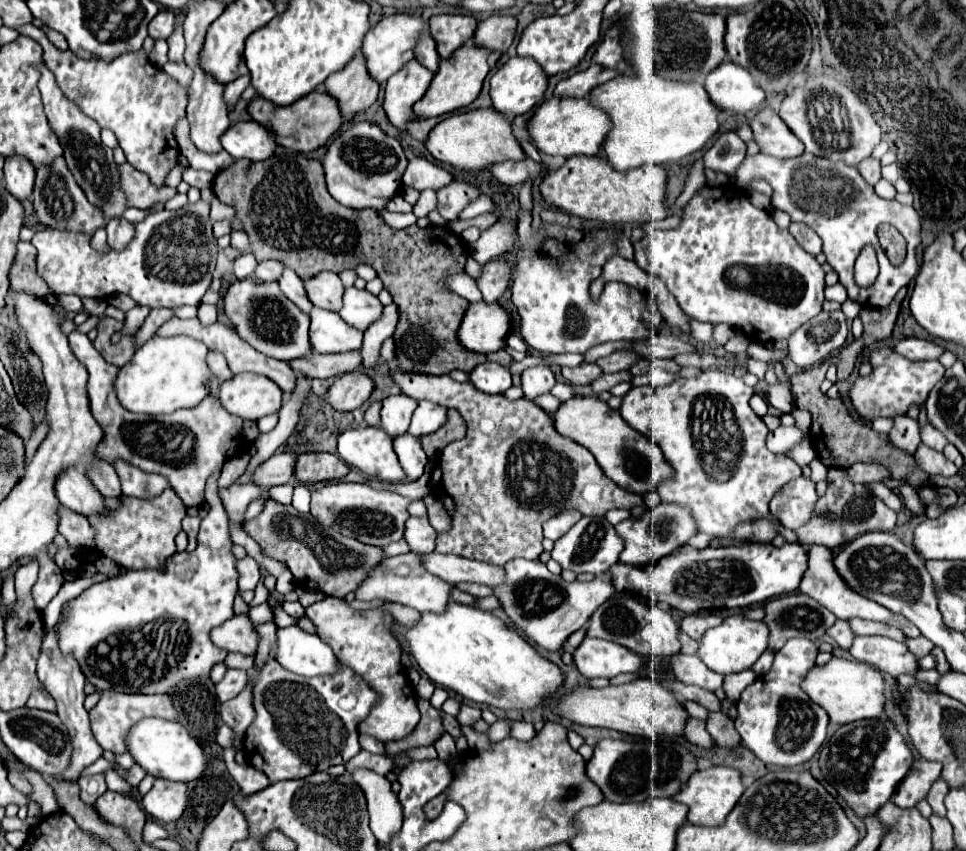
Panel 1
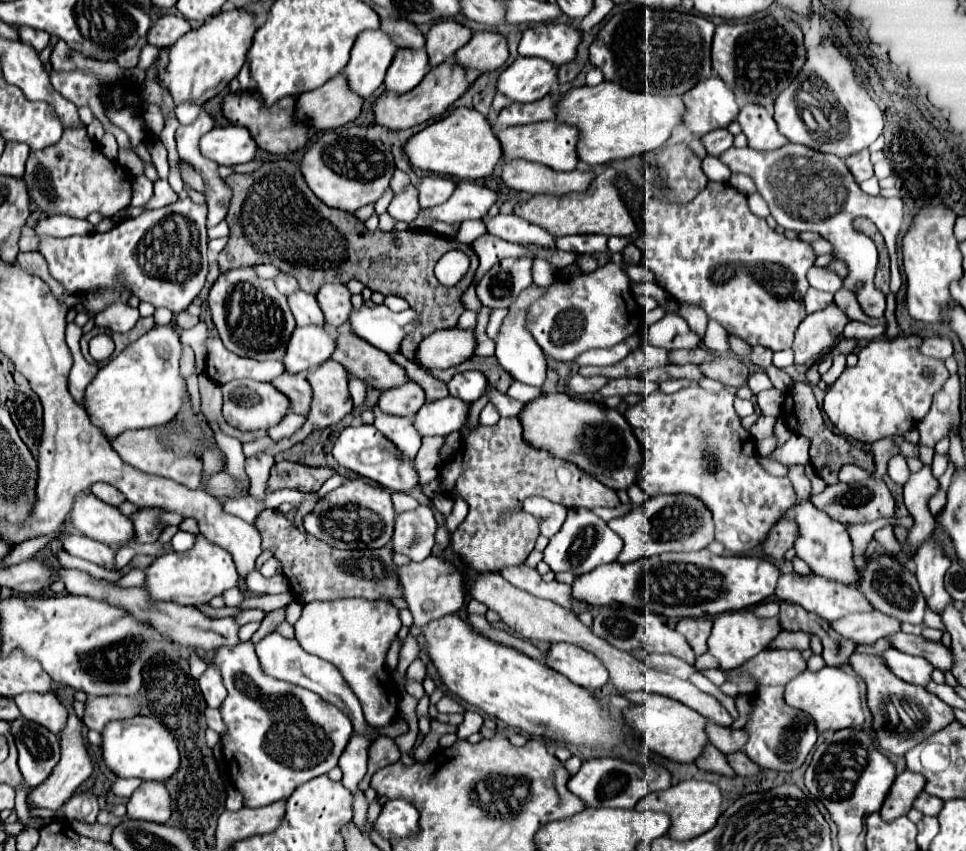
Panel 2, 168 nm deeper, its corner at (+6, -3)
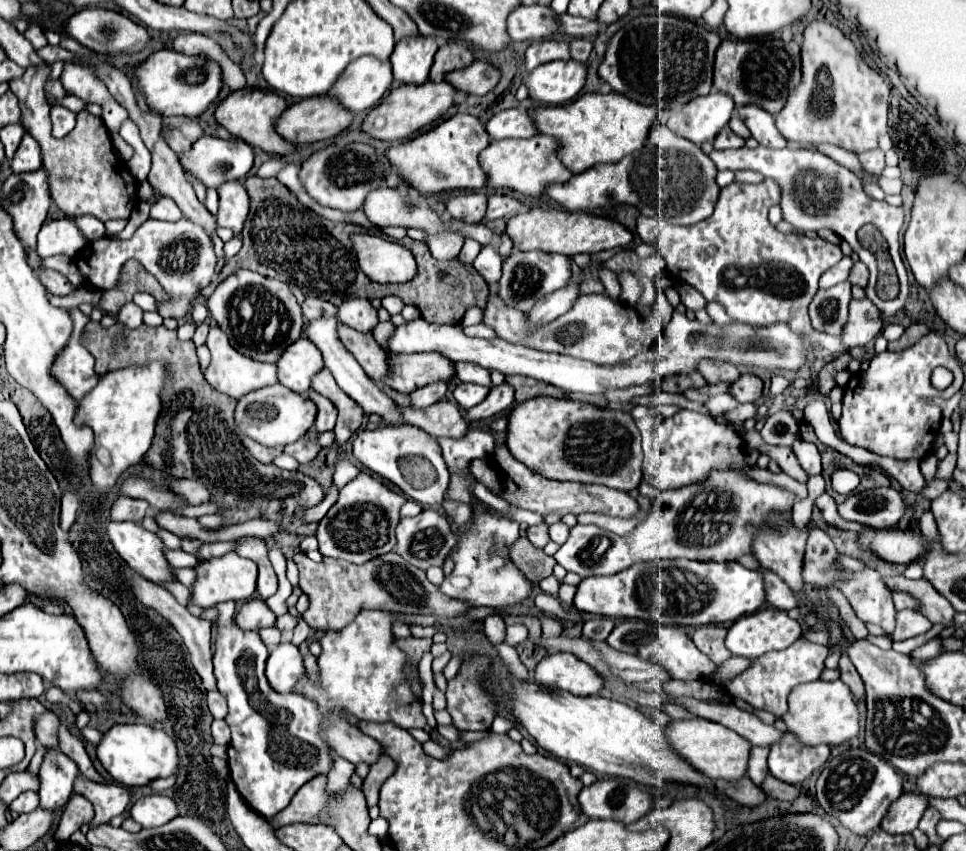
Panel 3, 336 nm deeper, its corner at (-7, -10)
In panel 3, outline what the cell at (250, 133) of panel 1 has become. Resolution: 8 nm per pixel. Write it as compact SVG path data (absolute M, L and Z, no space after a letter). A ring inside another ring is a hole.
M202 136L198 138L190 150L180 152L180 166L184 170L184 174L190 178L198 178L206 188L218 188L224 182L232 182L232 180L240 180L244 178L252 164L254 164L254 152L252 146L246 144L244 140L222 140L222 138L214 138L214 136Z

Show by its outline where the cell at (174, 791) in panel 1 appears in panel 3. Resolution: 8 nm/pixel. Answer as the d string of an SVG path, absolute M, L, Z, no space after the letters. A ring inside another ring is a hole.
M150 794L130 808L130 816L142 826L142 828L156 828L172 818L178 816L178 808L174 806L174 800L164 794Z

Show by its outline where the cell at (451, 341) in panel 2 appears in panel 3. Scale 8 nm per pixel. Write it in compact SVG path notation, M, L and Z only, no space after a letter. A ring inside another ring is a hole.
M438 352L422 354L388 354L388 376L386 386L396 392L410 394L436 380L452 380L454 368L446 356Z

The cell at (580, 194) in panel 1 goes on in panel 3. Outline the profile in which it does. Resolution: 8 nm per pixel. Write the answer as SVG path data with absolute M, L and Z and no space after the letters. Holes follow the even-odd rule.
M530 208L528 212L516 214L506 222L504 230L514 246L518 250L542 250L542 252L558 252L566 256L574 254L596 254L602 250L612 250L612 248L622 248L632 242L632 234L618 222L600 218L600 216L590 216L586 212L562 212L562 210L542 210L542 208Z

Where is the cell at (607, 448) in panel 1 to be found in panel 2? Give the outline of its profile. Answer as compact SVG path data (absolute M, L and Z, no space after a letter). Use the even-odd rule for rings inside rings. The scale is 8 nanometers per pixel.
M549 393L533 403L527 403L519 413L525 439L535 447L545 447L553 455L575 463L597 481L619 491L637 483L643 465L643 453L633 429L621 413L609 407L599 407L595 401L573 397L567 393Z

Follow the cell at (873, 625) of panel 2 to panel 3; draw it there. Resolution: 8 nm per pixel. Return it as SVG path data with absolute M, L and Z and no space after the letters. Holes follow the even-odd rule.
M902 610L896 614L896 630L892 632L894 640L908 640L918 634L926 634L932 628L932 622L916 610Z

